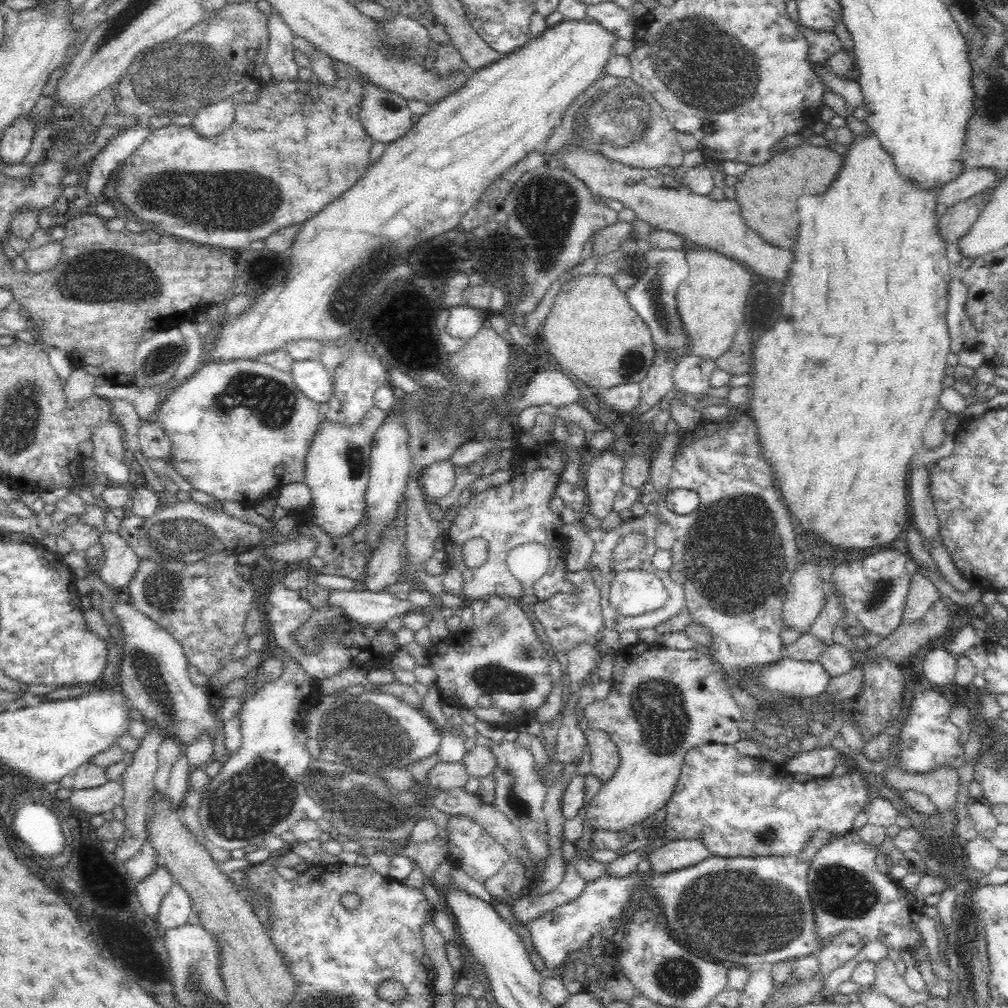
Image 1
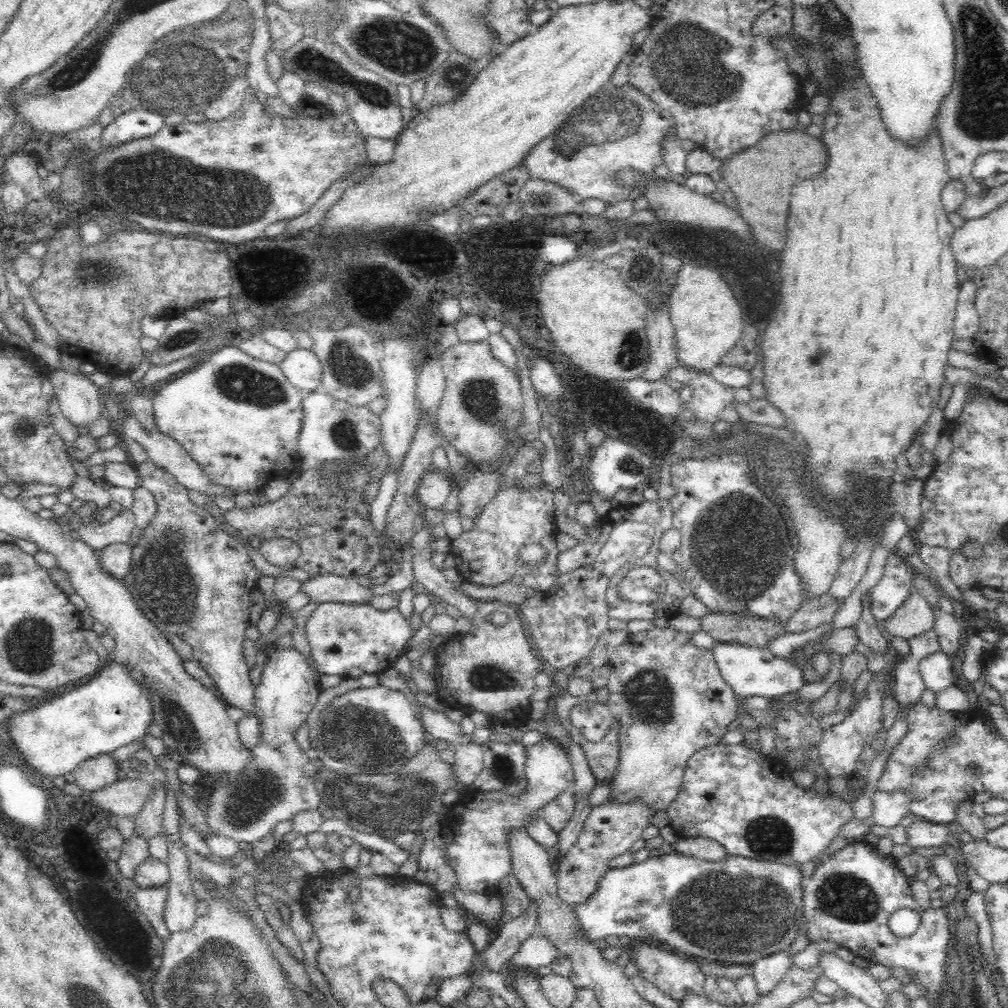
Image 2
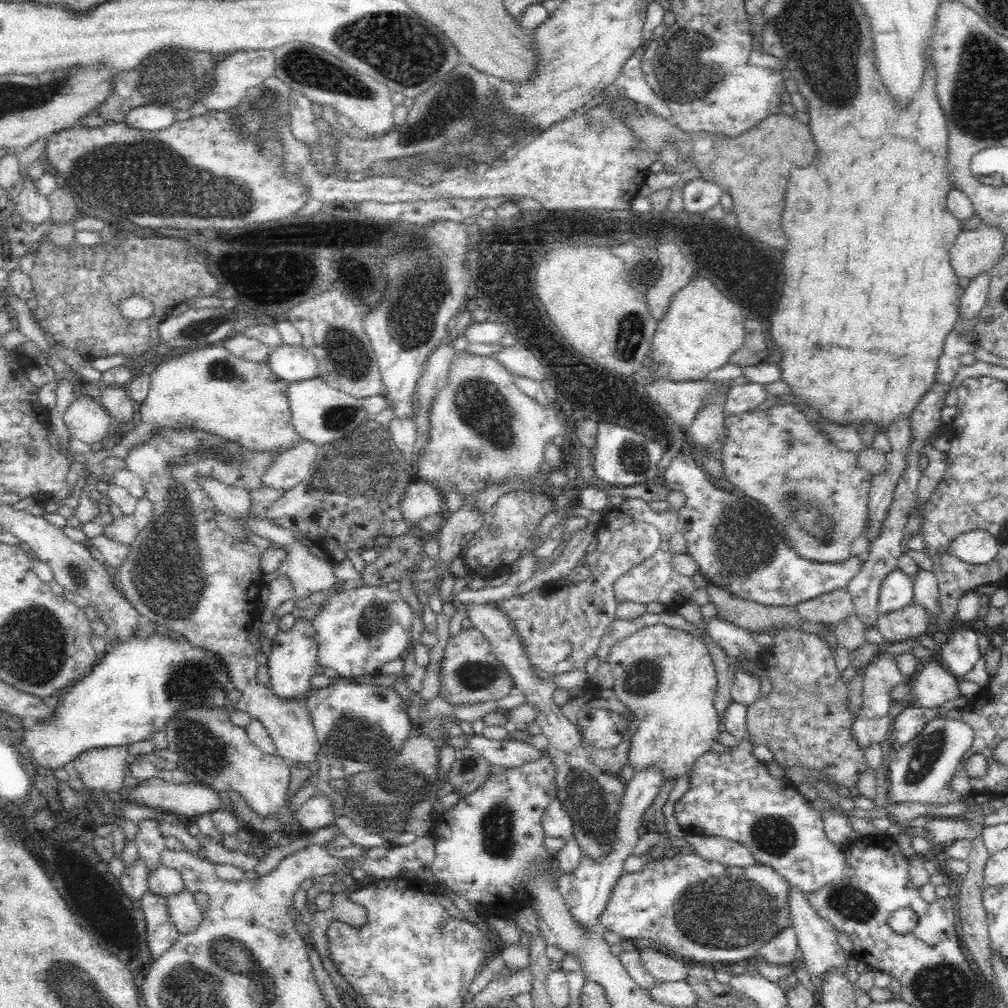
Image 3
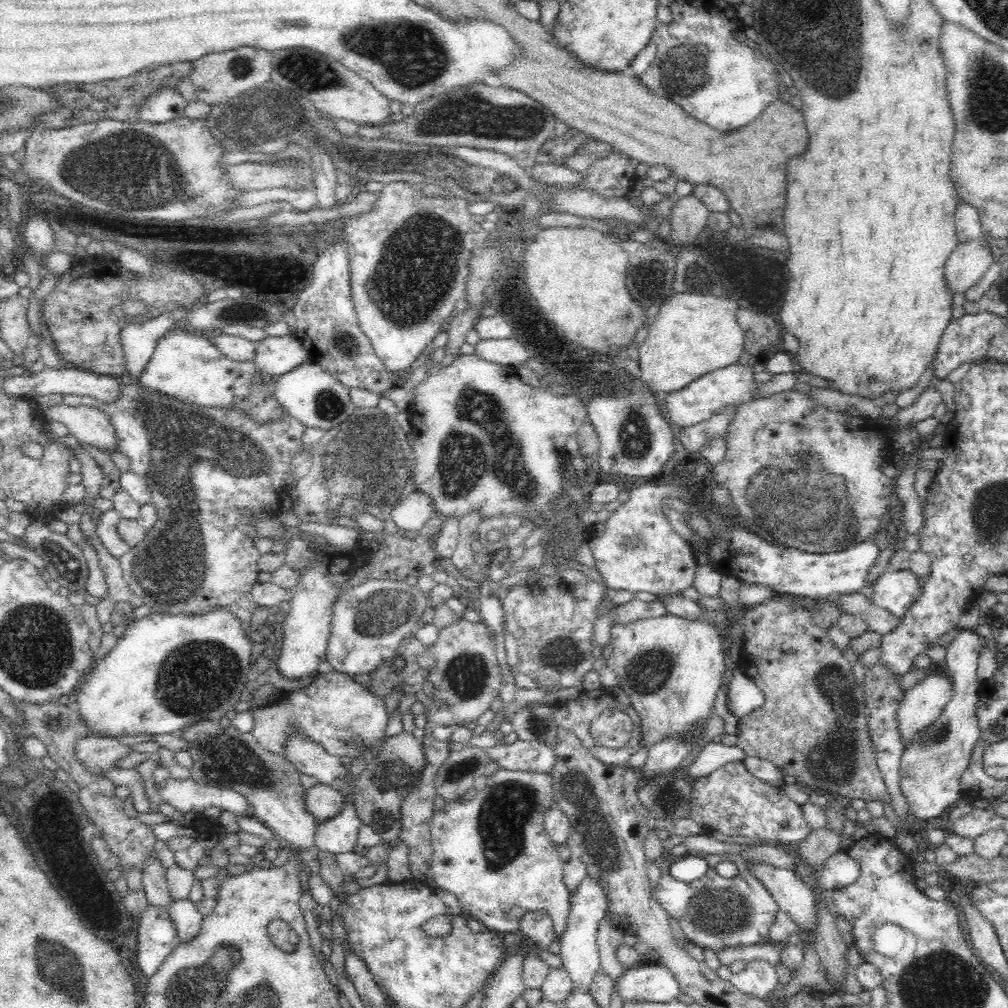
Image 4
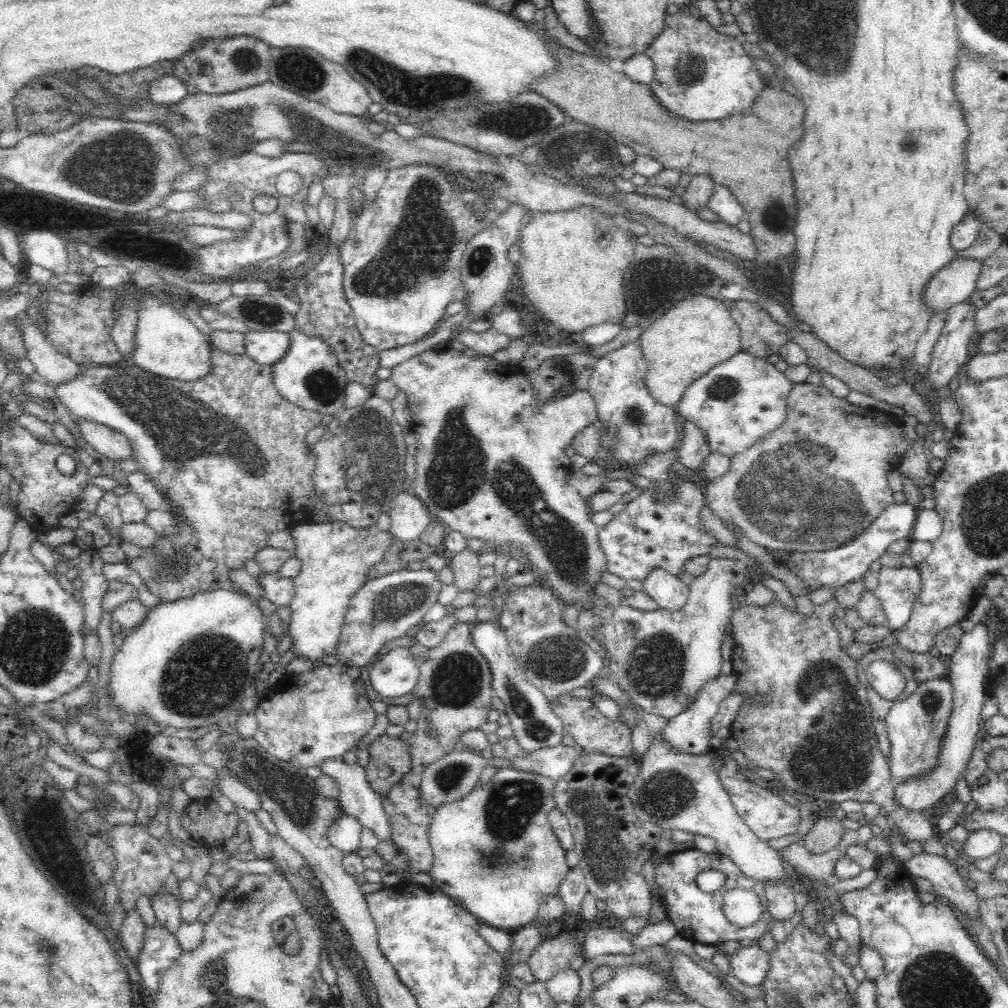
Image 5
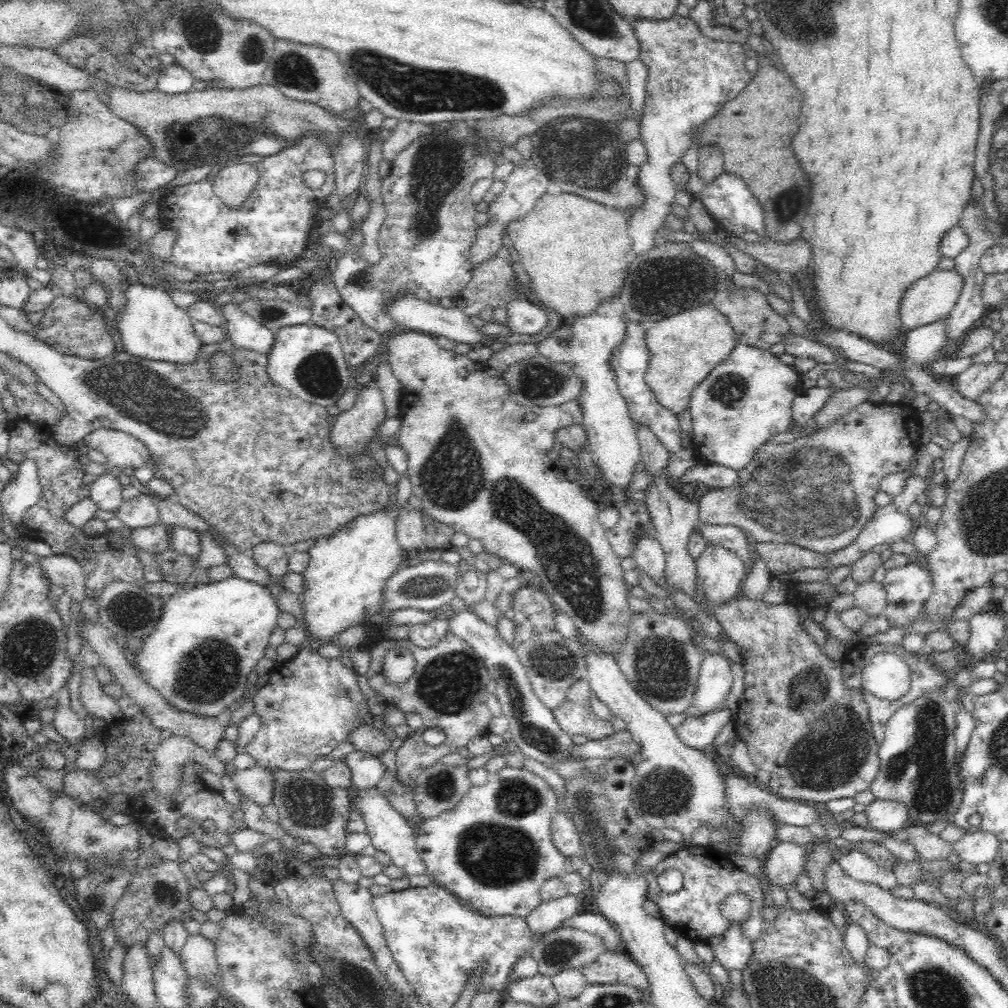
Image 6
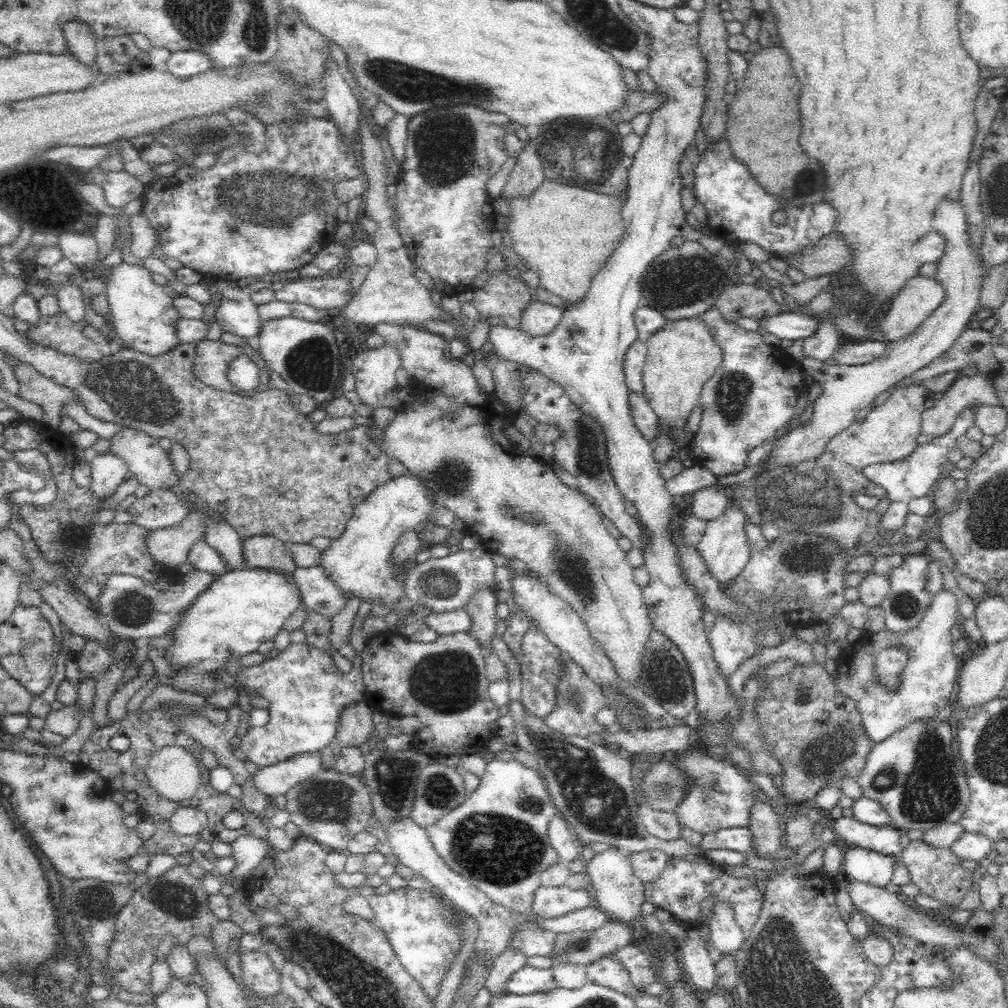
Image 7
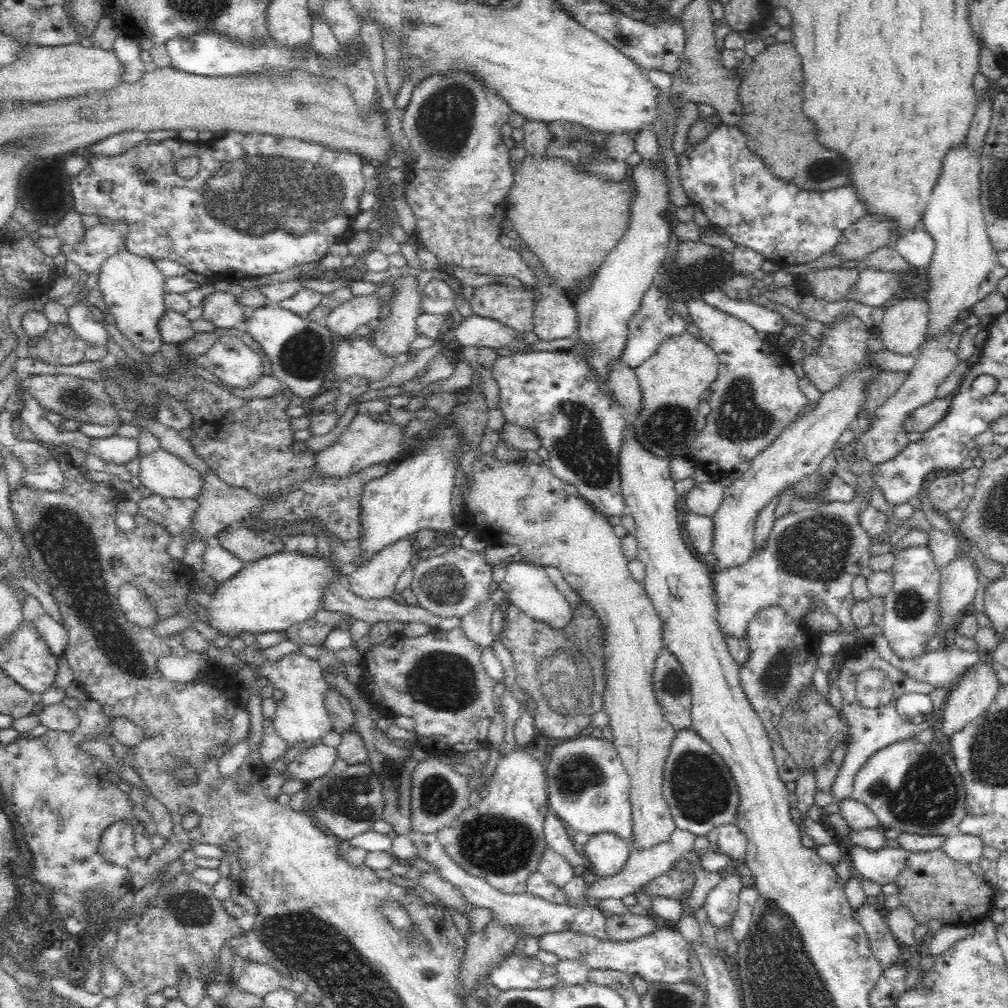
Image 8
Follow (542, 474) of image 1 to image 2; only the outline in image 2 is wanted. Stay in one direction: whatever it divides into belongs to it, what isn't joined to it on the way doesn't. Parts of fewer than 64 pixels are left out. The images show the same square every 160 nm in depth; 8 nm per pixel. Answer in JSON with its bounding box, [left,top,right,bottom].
[449,484,560,593]

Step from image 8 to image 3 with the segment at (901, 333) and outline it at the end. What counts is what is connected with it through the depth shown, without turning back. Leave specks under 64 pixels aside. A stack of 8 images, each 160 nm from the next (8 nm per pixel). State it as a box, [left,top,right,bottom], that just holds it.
[950,223,1005,279]

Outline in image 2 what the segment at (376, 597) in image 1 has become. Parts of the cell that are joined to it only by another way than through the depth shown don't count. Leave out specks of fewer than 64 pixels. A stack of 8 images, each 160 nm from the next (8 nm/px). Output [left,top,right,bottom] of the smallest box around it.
[300,572,373,604]

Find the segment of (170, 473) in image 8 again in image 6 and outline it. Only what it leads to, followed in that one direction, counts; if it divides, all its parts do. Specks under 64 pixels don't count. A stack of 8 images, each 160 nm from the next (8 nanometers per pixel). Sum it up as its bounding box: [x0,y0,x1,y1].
[80,428,151,470]

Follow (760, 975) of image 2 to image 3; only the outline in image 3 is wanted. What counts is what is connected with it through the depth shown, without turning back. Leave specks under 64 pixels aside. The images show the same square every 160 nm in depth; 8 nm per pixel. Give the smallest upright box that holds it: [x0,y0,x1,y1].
[758,926,799,965]

